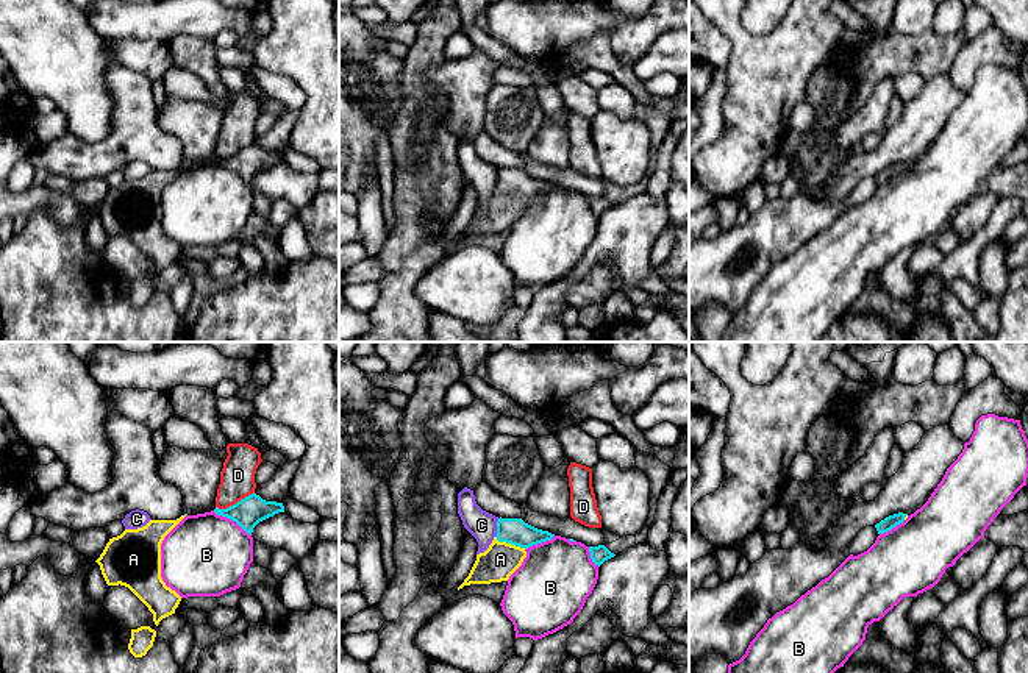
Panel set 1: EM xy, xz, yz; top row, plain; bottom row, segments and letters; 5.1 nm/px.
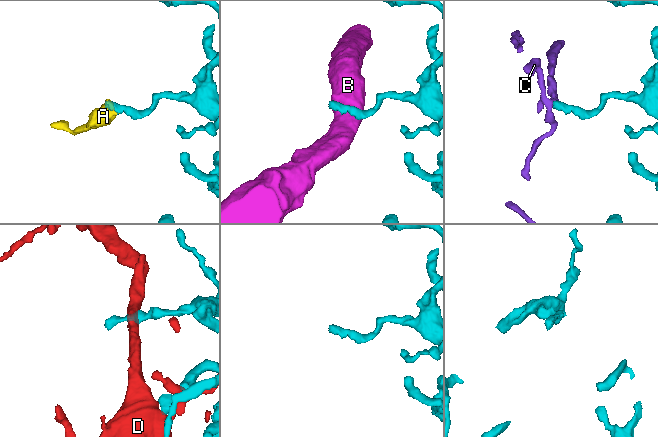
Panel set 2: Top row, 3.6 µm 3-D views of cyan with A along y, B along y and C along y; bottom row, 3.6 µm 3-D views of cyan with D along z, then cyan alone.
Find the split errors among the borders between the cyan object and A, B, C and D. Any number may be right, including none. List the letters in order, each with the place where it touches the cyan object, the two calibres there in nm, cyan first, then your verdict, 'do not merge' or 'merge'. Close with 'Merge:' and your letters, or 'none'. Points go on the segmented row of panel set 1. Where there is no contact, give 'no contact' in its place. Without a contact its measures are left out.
A: xz (510, 542) | 140/180 nm | merge
B: xy (232, 519) | 150/440 nm | do not merge
C: xz (497, 528) | 140/150 nm | do not merge
D: xy (236, 503) | 150/180 nm | do not merge
Merge: A

